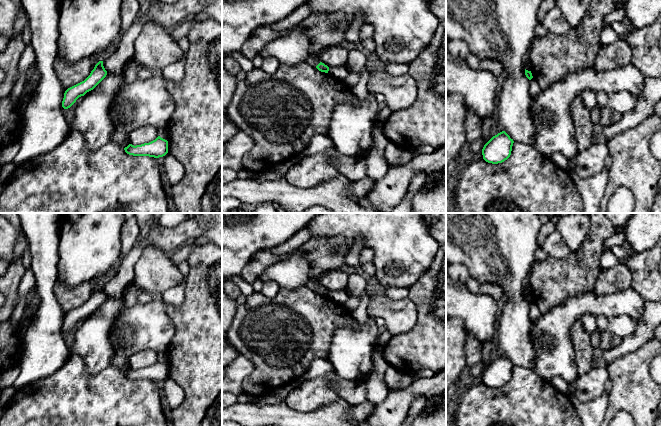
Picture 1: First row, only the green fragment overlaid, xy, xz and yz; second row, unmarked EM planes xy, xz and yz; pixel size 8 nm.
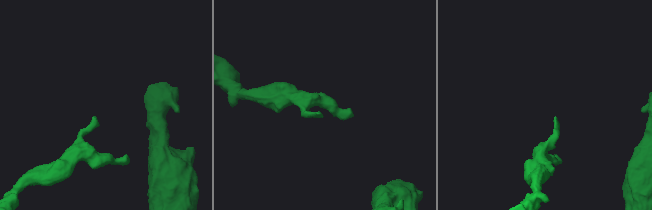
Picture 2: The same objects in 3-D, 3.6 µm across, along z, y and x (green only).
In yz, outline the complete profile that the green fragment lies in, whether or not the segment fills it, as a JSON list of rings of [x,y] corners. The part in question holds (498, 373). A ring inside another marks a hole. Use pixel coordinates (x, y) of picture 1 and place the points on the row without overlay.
[[[505,355],[498,357],[484,369],[483,383],[492,388],[504,386],[511,379],[513,367],[513,363]]]

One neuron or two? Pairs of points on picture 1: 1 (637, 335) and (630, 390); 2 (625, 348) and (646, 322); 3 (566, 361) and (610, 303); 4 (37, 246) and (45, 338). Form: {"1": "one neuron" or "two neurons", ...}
{"1": "two neurons", "2": "one neuron", "3": "one neuron", "4": "one neuron"}

